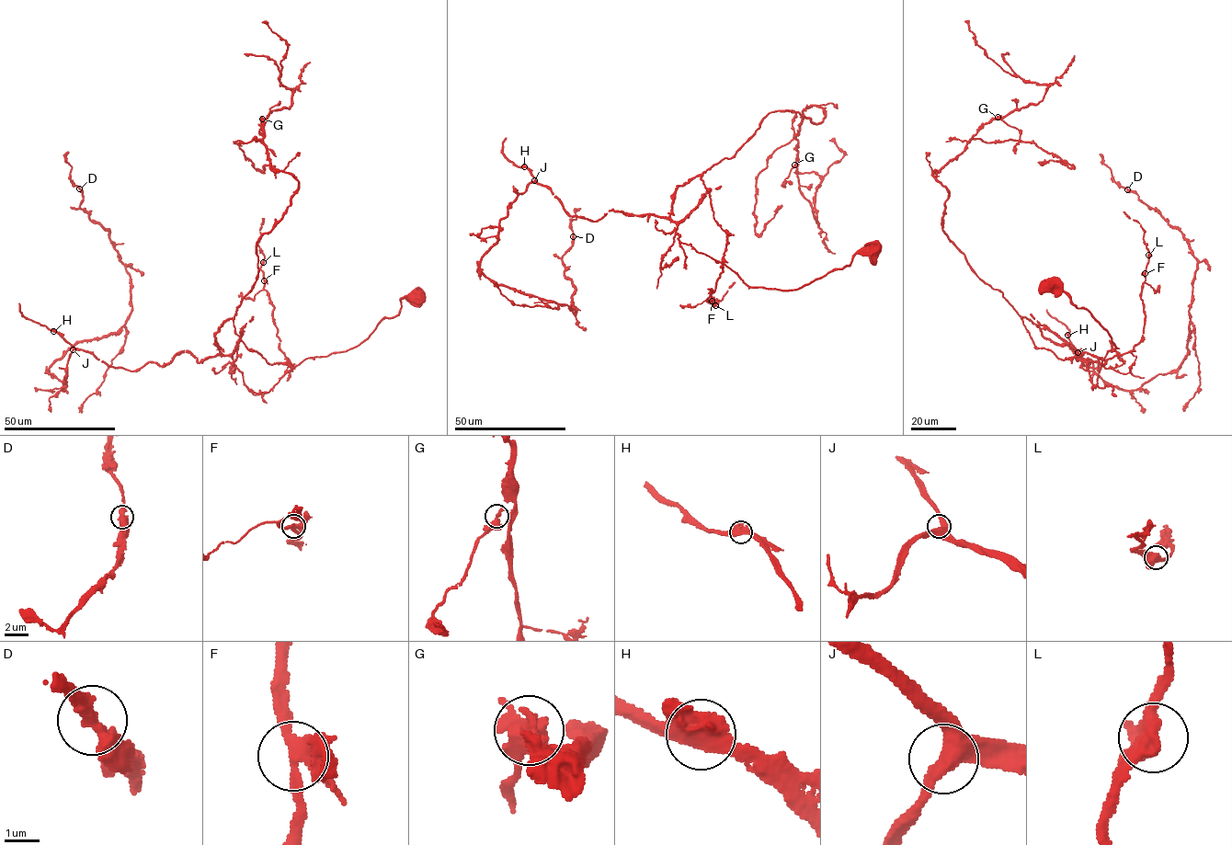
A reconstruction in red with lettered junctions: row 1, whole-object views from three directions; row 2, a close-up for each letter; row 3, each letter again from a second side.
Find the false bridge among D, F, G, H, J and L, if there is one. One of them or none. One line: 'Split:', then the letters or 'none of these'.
Split: none of these

